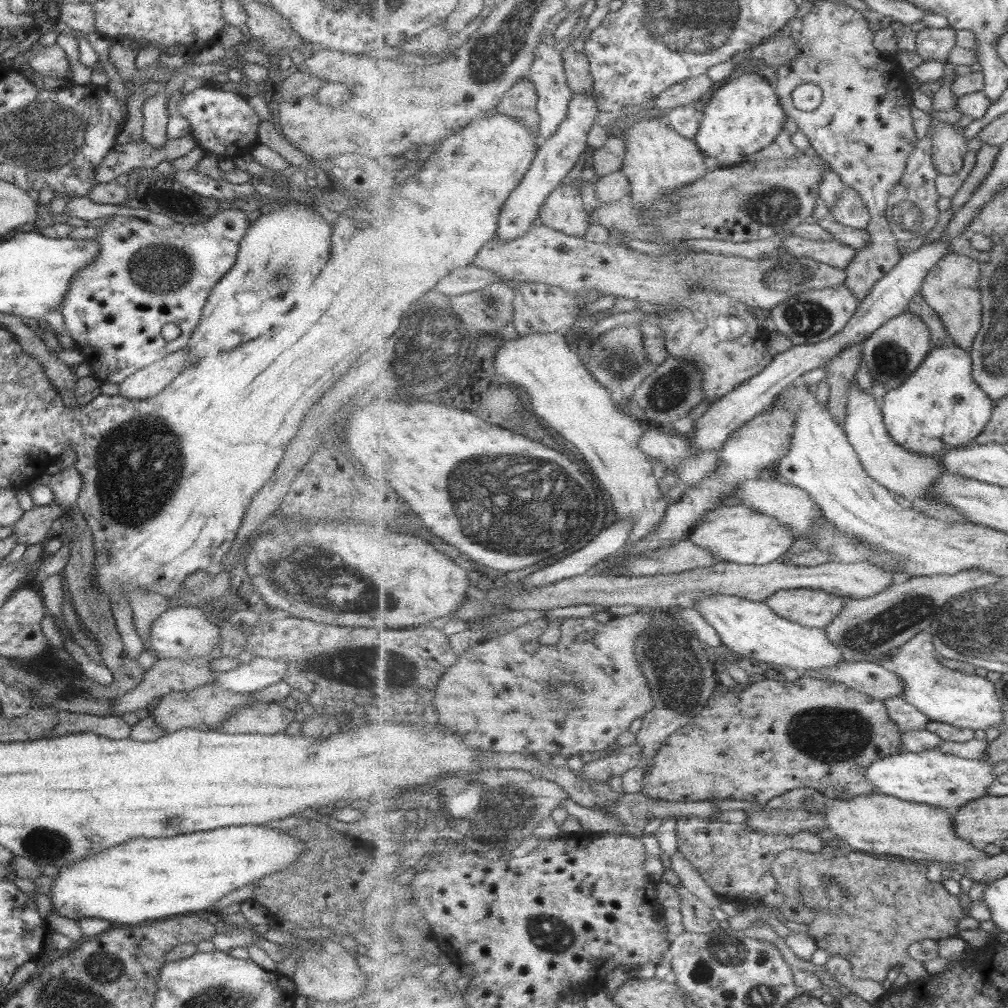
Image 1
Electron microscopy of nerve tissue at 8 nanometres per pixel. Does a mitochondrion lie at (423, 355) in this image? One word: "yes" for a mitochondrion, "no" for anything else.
yes

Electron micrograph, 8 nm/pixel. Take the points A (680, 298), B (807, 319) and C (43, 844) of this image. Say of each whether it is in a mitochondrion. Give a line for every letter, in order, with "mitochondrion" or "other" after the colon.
A: other
B: mitochondrion
C: mitochondrion

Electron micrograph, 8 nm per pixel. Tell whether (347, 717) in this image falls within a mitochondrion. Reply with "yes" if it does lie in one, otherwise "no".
no

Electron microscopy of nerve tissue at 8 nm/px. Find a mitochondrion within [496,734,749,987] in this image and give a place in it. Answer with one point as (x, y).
(546, 935)

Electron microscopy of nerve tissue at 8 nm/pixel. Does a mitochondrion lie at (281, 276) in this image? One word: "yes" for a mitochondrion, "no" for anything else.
yes

